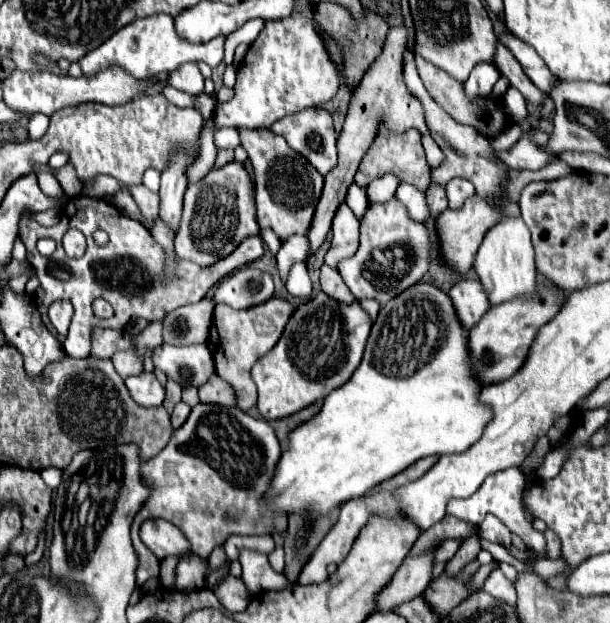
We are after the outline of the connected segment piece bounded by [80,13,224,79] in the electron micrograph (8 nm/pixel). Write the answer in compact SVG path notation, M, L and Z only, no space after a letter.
M156 13L150 17L134 19L132 23L124 25L108 41L104 41L104 45L84 55L80 59L80 65L84 75L94 75L106 69L108 65L120 65L122 69L128 69L128 73L136 75L136 79L144 79L144 77L154 77L156 73L162 71L170 73L188 61L204 61L210 67L216 67L222 59L224 59L224 35L218 35L208 43L192 43L176 33L174 19L170 15Z

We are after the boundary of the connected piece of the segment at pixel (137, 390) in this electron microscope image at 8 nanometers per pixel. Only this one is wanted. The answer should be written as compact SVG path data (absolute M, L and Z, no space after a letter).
M144 371L136 377L128 377L126 387L140 407L158 407L164 401L164 389L154 373Z

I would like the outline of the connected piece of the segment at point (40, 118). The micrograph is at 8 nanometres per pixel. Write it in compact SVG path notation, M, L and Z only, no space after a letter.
M42 113L30 115L27 129L31 140L40 139L49 126L50 118Z

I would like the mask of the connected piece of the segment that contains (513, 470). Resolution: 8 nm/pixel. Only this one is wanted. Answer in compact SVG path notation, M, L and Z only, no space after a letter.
M508 467L504 471L498 471L498 473L492 473L486 477L486 481L480 485L480 489L470 495L468 499L450 499L448 503L448 513L456 515L458 519L462 521L468 521L472 525L480 525L484 521L484 515L486 513L494 513L498 519L504 521L504 525L510 527L510 532L516 533L518 537L526 539L528 545L532 545L532 549L544 557L546 555L546 539L544 539L544 533L538 532L524 517L522 513L522 505L520 505L520 499L522 499L522 487L524 487L524 475L518 467Z

